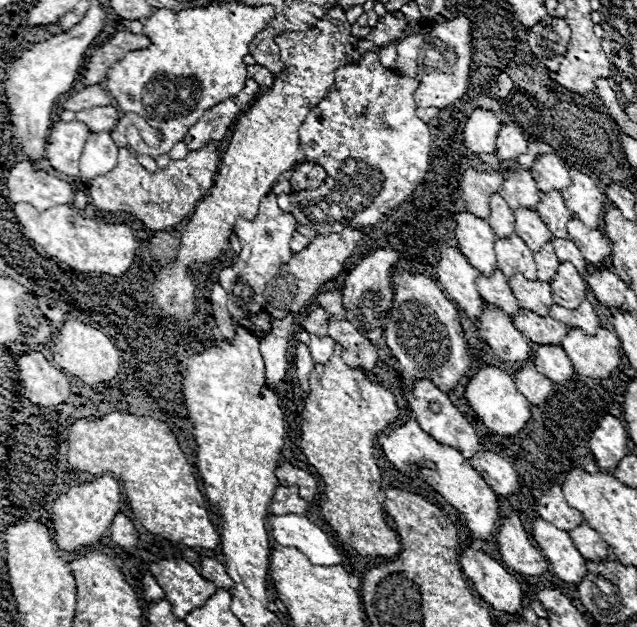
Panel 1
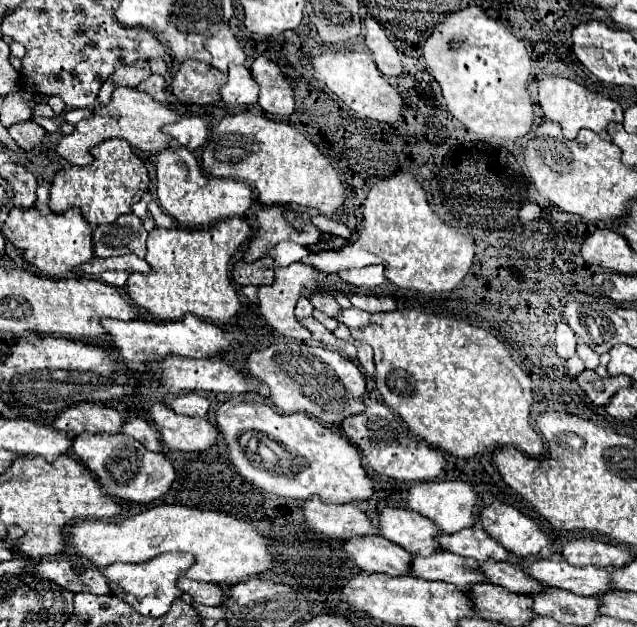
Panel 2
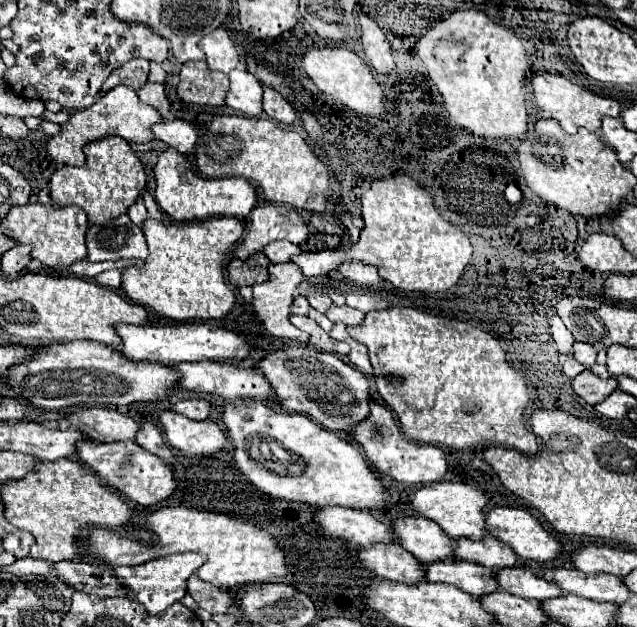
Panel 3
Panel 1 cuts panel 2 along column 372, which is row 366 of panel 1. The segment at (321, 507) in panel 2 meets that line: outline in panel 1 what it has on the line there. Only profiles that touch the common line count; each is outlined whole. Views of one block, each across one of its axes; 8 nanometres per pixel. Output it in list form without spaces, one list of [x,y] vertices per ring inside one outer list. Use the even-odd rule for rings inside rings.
[[[526,362],[518,372],[516,372],[516,388],[526,396],[526,400],[534,406],[540,406],[546,402],[548,394],[552,392],[552,380],[542,376],[532,362]]]

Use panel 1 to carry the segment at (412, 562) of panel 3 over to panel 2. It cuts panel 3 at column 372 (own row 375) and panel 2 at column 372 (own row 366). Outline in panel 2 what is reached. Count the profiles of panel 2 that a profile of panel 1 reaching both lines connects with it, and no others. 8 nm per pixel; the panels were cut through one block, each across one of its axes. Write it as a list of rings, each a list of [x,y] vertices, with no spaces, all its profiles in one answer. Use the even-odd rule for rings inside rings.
[[[384,536],[350,538],[342,542],[342,548],[364,572],[378,572],[388,576],[410,574],[408,562],[412,562],[412,554]]]

